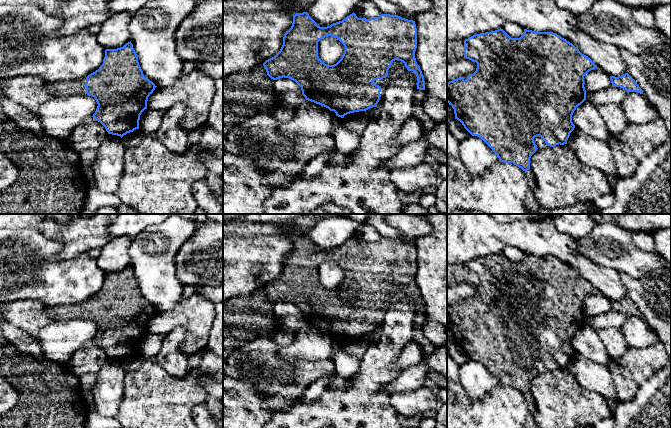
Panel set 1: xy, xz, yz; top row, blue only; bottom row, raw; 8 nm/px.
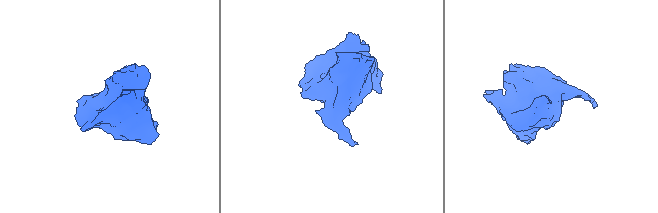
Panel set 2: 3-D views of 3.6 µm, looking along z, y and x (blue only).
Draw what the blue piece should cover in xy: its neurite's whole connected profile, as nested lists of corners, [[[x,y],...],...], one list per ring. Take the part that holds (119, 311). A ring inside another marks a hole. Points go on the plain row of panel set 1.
[[[131,265],[117,273],[106,273],[103,288],[86,302],[46,306],[46,313],[52,320],[69,321],[87,318],[94,321],[98,330],[92,341],[105,351],[108,358],[121,362],[139,353],[140,339],[147,333],[148,321],[156,311],[152,305],[144,301]]]

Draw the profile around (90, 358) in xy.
[[[90,340],[72,355],[66,365],[77,377],[81,377],[86,374],[98,374],[107,359],[105,351]]]

